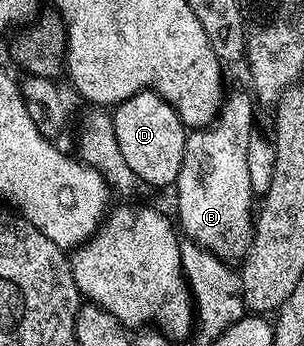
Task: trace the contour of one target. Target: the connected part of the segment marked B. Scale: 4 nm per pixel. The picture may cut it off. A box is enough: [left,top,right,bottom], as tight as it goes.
[176,92,256,259]

